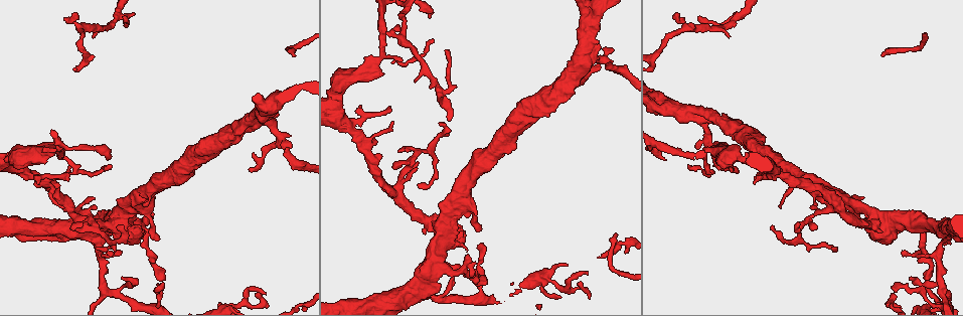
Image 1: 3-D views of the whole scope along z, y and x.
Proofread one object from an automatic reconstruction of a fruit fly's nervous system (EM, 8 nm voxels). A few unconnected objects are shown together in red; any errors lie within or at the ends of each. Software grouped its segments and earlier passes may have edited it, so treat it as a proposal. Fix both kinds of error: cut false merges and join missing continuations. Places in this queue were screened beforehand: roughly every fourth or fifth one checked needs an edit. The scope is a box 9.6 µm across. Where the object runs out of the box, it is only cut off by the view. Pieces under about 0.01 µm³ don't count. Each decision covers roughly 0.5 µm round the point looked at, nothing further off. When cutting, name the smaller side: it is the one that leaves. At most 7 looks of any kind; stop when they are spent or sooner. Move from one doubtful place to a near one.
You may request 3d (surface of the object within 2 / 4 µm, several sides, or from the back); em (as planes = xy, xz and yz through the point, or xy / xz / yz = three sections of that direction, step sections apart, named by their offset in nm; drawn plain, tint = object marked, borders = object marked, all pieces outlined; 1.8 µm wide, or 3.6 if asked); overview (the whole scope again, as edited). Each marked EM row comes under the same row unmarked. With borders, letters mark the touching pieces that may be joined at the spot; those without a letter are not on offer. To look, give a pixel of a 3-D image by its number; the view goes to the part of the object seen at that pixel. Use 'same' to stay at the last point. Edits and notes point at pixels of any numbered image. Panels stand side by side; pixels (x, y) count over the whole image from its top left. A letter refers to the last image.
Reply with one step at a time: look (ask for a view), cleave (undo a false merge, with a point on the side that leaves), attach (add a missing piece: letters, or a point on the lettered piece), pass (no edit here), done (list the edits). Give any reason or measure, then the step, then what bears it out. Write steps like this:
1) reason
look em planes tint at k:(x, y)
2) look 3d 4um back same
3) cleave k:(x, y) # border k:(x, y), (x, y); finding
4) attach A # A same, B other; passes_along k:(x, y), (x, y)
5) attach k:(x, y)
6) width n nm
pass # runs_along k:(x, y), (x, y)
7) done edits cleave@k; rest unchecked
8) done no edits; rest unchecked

sharp bend
look 3d 4um at 1:(157, 300)

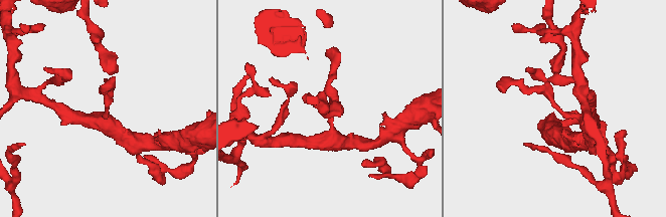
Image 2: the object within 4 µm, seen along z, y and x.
look em xy step 4 tint at 2:(105, 107)

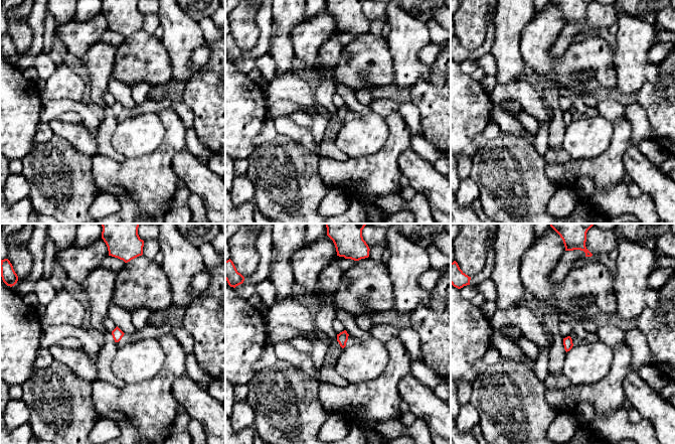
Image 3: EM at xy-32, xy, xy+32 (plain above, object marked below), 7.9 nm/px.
look em planes borders same

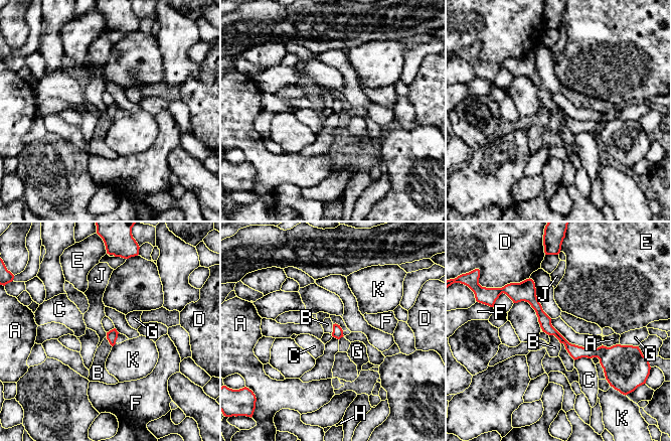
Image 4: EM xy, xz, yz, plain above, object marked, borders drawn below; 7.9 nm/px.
pass # A other, B other, C other, D other, E other, F other, G other, H other, J other, K other; all the same cell

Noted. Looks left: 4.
look 3d 2um at 1:(935, 255)

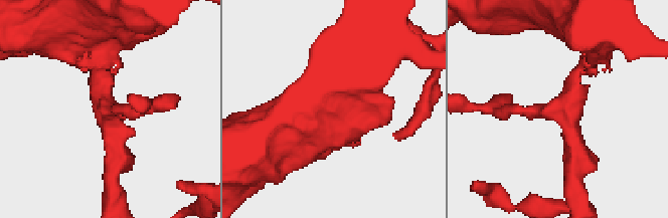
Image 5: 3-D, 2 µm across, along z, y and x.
look em planes borders at 5:(107, 110)

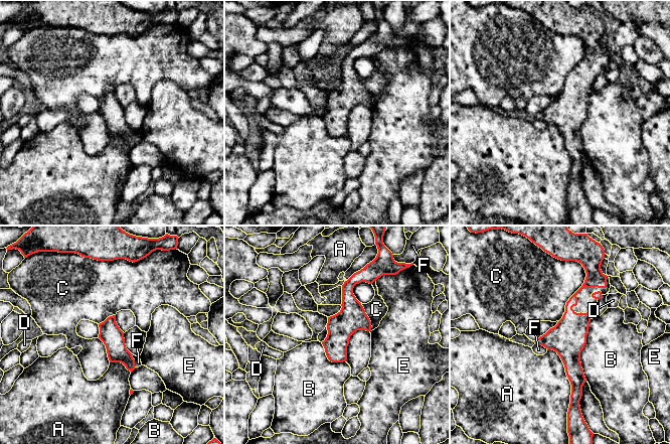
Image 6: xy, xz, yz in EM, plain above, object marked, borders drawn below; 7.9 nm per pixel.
pass # A other, B other, C other, D other, E other, F other; runs_along 6:(588, 284), (570, 304), (573, 398); one cell here

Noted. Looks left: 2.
branch stops here
look 3d 4um at 1:(729, 35)

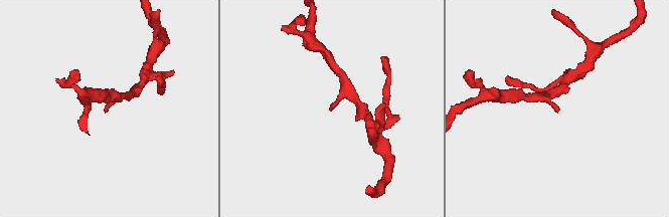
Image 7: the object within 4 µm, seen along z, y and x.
look em planes borders at 7:(557, 112)

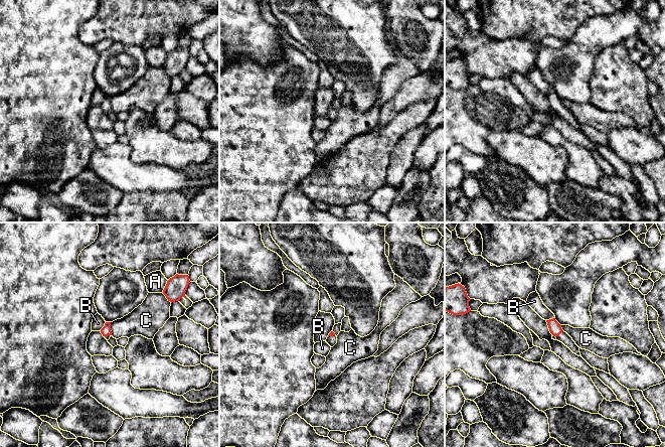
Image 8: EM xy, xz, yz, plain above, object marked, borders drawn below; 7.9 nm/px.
pass # A other, B other, C other; border 8:(110, 322), (112, 334); no lettered piece goes on from it

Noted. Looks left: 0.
done no edits; rest unchecked

